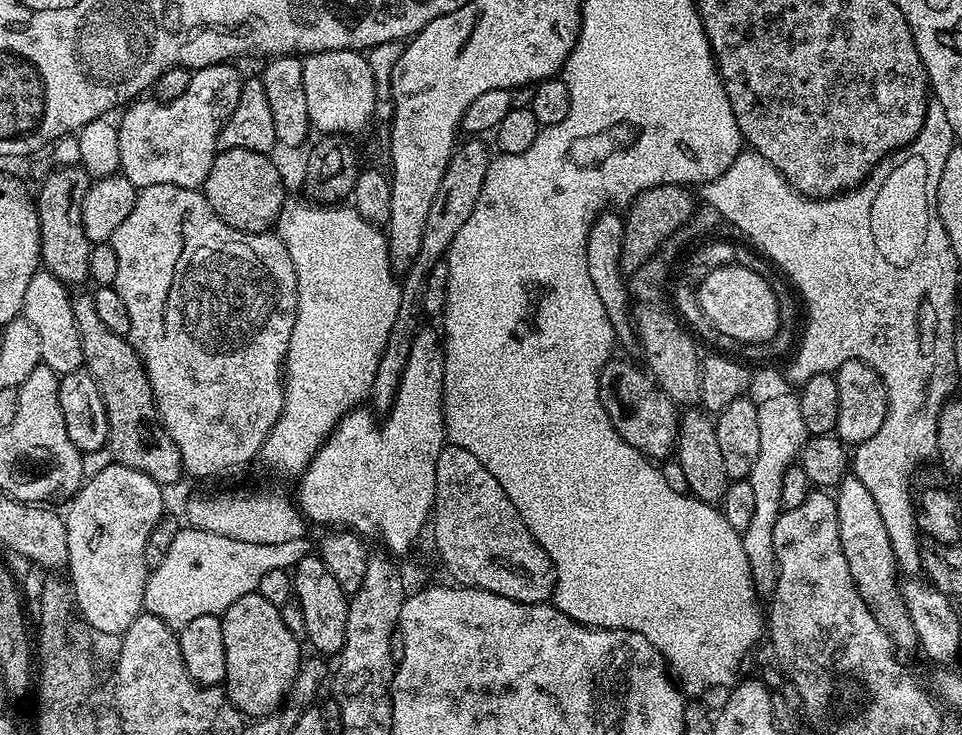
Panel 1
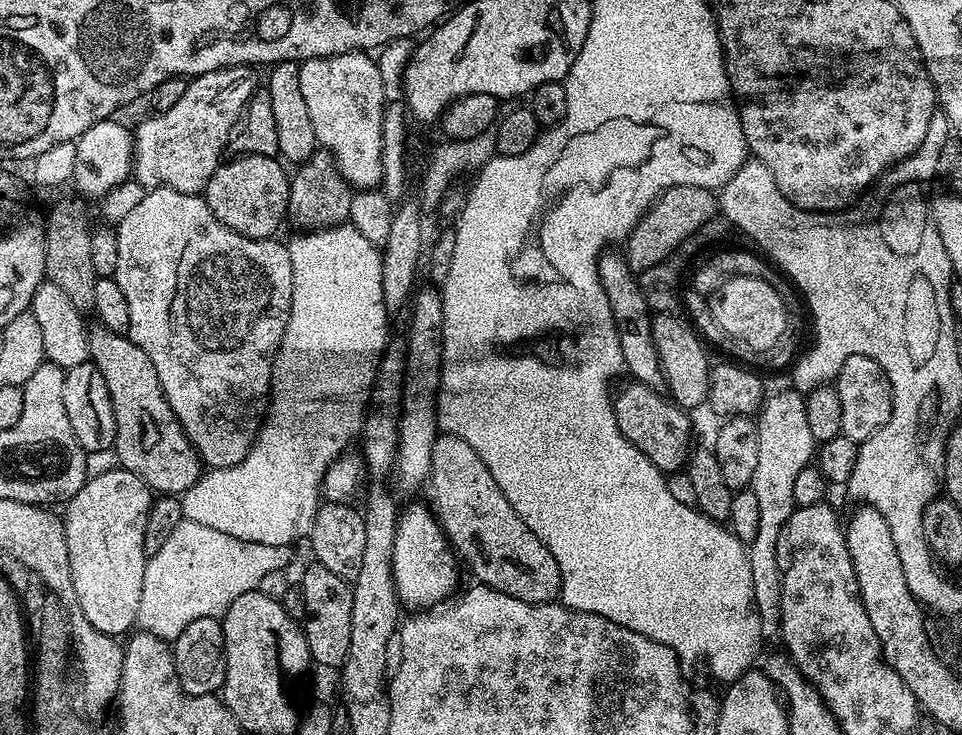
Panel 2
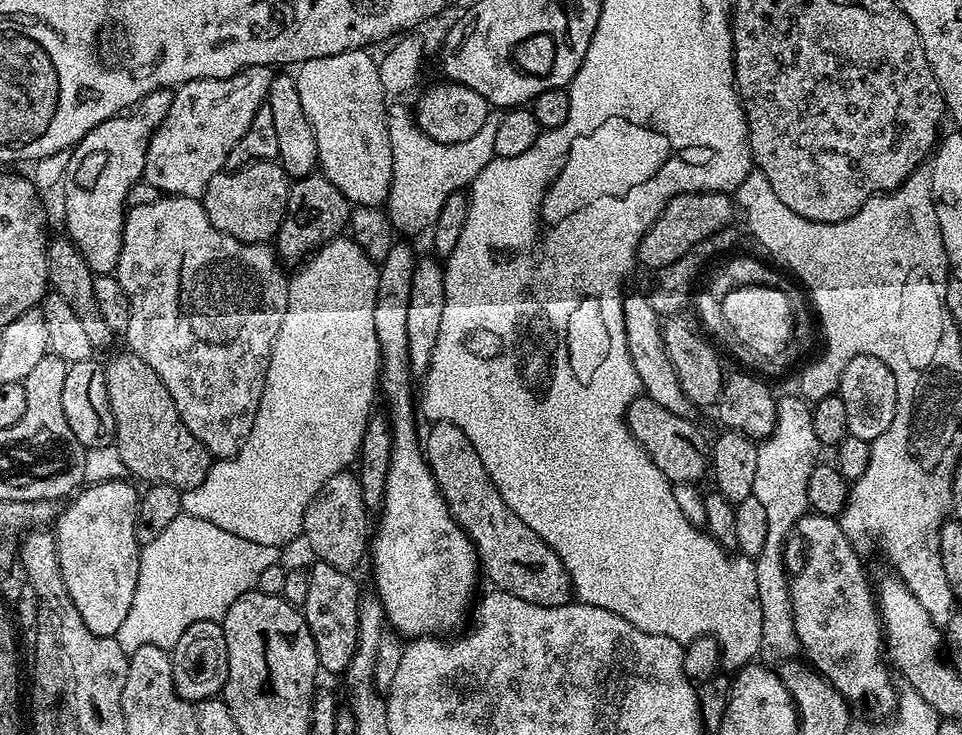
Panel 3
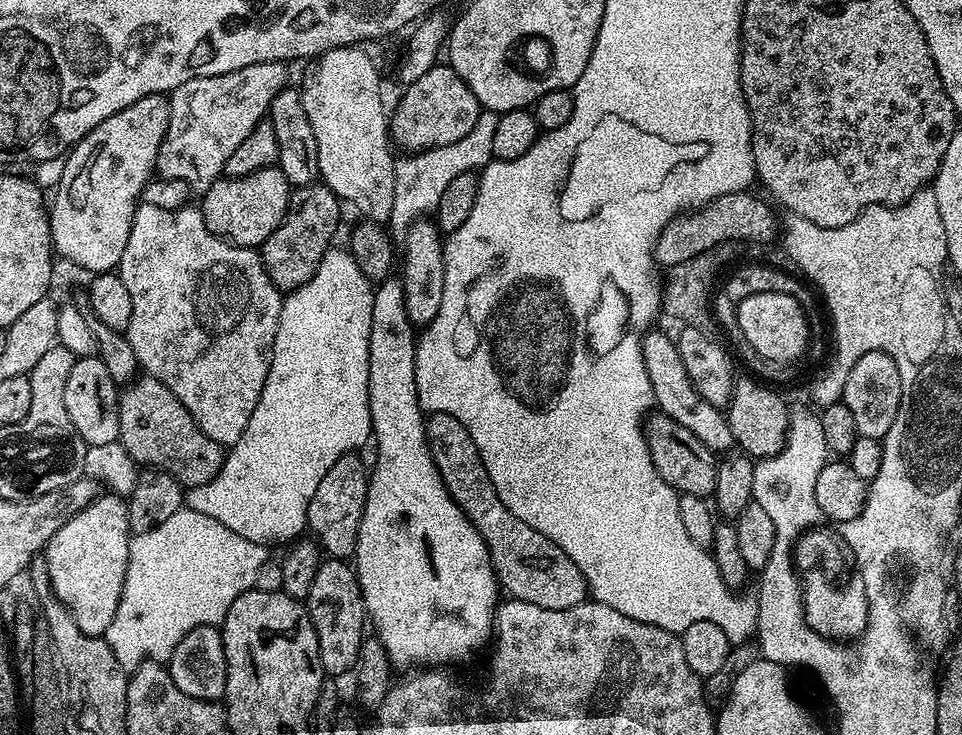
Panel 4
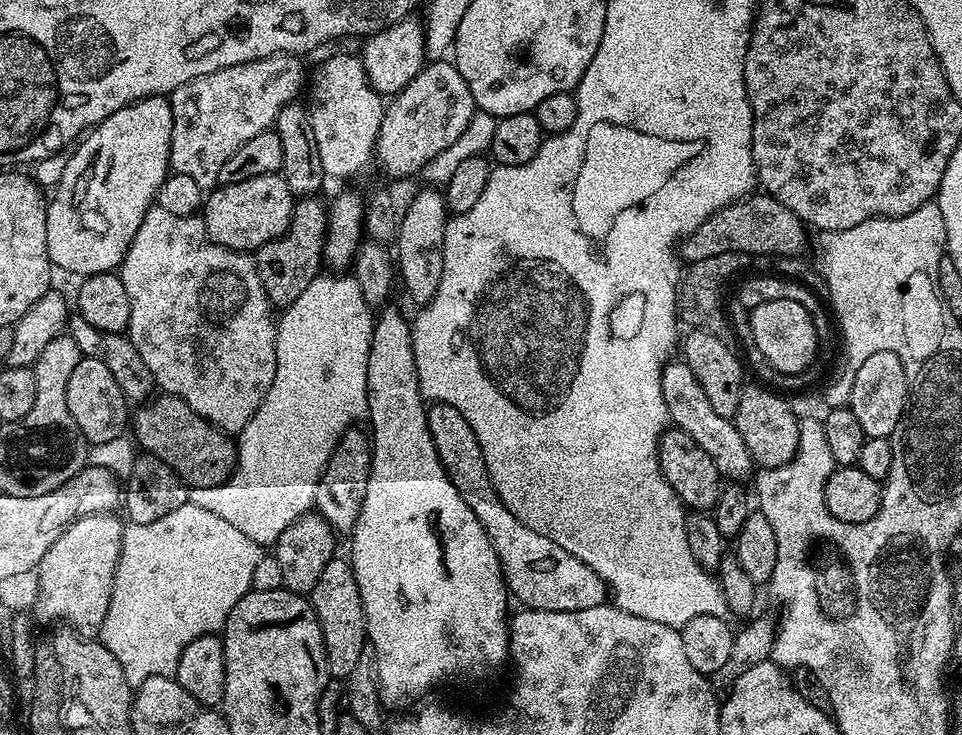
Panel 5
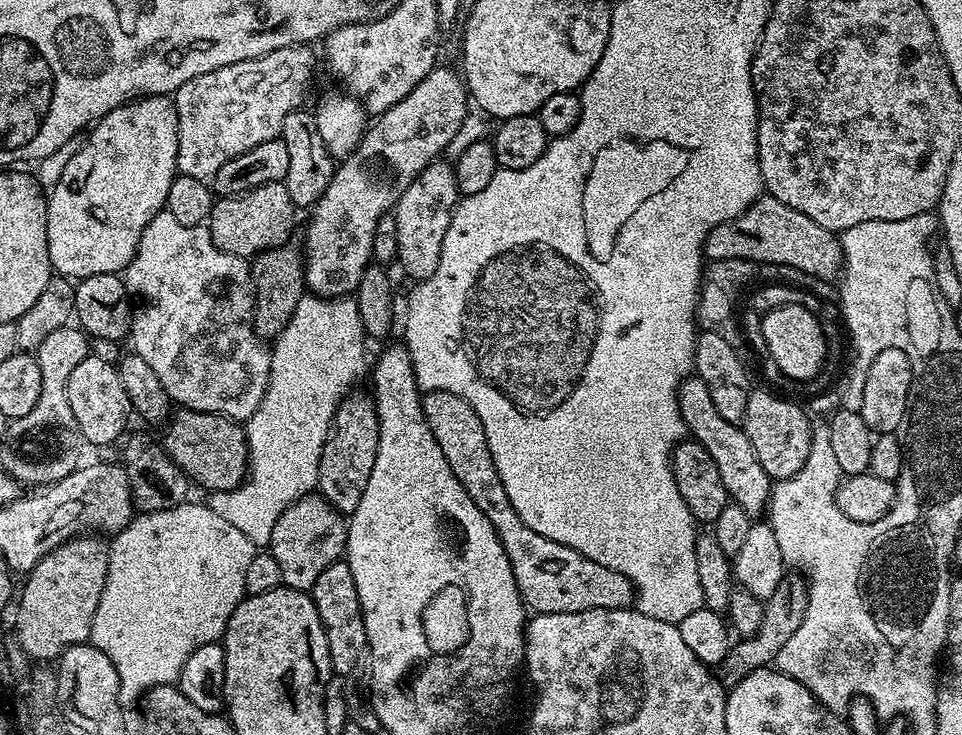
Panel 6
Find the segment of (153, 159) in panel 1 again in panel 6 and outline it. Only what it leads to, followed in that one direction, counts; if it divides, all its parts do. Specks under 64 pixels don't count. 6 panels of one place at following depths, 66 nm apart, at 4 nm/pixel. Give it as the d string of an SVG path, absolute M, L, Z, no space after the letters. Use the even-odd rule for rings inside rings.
M307 44L286 46L282 50L270 50L270 54L262 54L258 58L250 58L242 62L234 62L230 66L222 66L218 70L210 70L210 74L198 74L198 78L190 78L174 94L178 110L178 162L179 175L211 181L218 170L230 158L238 158L238 154L246 154L246 150L254 150L262 142L270 142L280 136L282 122L286 122L286 114L297 111L308 92L308 83L312 80L312 51Z

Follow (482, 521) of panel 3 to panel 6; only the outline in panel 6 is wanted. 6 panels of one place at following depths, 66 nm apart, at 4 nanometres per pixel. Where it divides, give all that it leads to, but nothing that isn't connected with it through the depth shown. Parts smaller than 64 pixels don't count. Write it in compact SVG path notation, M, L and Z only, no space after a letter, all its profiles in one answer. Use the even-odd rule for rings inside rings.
M446 390L423 393L422 399L426 422L434 438L438 438L438 446L442 446L442 454L446 454L450 470L454 470L454 478L458 478L466 494L474 498L474 506L478 506L478 510L482 510L482 514L490 518L490 526L494 526L502 542L502 550L506 550L506 558L510 558L510 570L514 570L514 582L518 586L520 596L533 613L570 614L591 608L626 608L633 603L634 589L631 580L618 574L616 570L610 570L578 554L578 550L570 550L570 546L562 546L562 542L542 538L542 534L530 530L530 526L526 526L526 522L518 518L518 510L510 506L510 498L506 498L506 486L502 486L502 478L498 478L498 470L494 470L494 458L490 458L490 446L486 446L486 430L482 430L482 420L478 418L478 414L474 414L470 402Z

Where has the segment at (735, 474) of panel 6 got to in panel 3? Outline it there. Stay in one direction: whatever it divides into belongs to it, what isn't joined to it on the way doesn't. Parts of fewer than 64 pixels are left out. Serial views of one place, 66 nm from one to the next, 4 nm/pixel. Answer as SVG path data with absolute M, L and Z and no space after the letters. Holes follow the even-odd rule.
M642 291L627 293L624 296L624 325L626 326L626 350L630 350L630 362L634 362L634 370L640 379L641 389L658 406L670 410L670 414L691 417L694 405L682 390L678 382L678 374L674 374L674 362L670 362L670 354L666 354L664 330L661 313L648 301Z

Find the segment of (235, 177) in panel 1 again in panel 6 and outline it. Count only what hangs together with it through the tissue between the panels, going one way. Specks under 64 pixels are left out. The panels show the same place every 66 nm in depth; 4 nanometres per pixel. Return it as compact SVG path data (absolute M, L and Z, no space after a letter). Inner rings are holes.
M270 182L266 186L258 186L254 190L237 196L219 197L213 203L206 227L214 246L218 246L218 250L226 250L226 254L235 256L255 258L258 253L277 248L293 239L292 231L296 228L296 215L298 215L298 209L296 203L290 198L290 190L286 190L282 182Z

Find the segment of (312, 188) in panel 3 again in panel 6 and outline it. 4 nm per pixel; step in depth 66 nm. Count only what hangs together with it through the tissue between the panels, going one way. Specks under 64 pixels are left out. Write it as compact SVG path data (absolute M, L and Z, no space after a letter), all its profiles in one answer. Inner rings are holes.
M289 242L258 253L251 261L252 285L254 286L254 318L252 325L265 342L275 341L290 322L298 302L306 295L304 282L304 258L299 247Z

